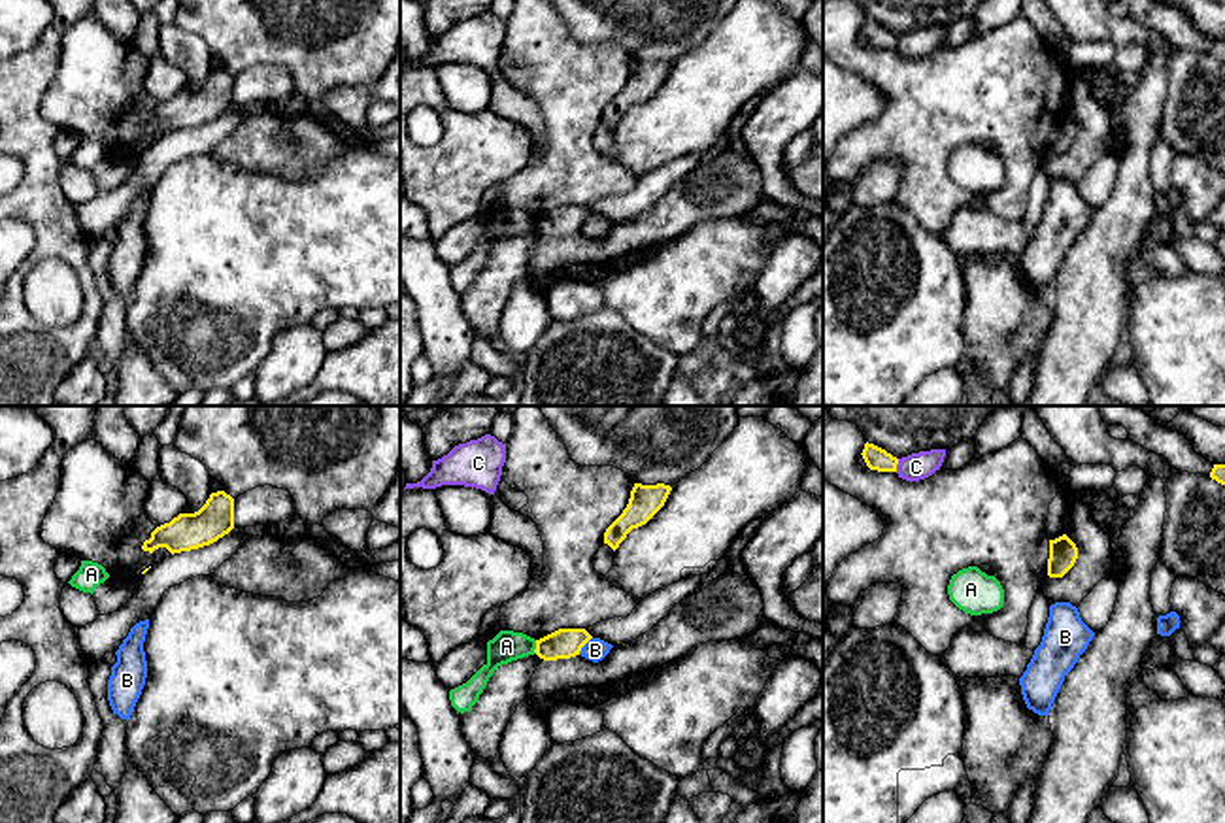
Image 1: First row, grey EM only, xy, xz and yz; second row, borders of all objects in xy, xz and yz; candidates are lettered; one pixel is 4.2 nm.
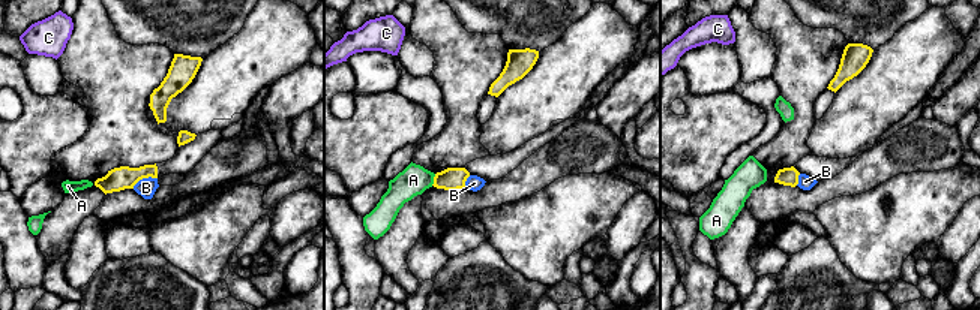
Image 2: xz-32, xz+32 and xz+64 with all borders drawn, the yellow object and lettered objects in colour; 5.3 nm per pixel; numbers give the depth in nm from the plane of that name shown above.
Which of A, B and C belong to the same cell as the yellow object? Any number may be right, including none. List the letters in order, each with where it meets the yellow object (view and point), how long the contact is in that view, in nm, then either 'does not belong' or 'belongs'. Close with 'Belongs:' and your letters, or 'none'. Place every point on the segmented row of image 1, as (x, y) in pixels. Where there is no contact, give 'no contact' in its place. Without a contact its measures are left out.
A: contact xz (536, 646); length 60 nm; does not belong
B: contact xz (584, 644); length 100 nm; does not belong
C: contact yz (897, 463); length 60 nm; does not belong
Belongs: none

